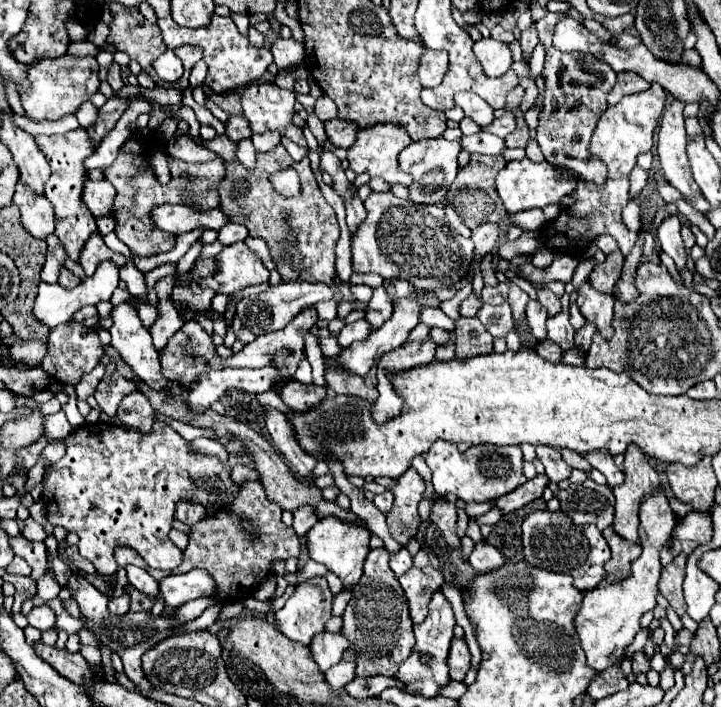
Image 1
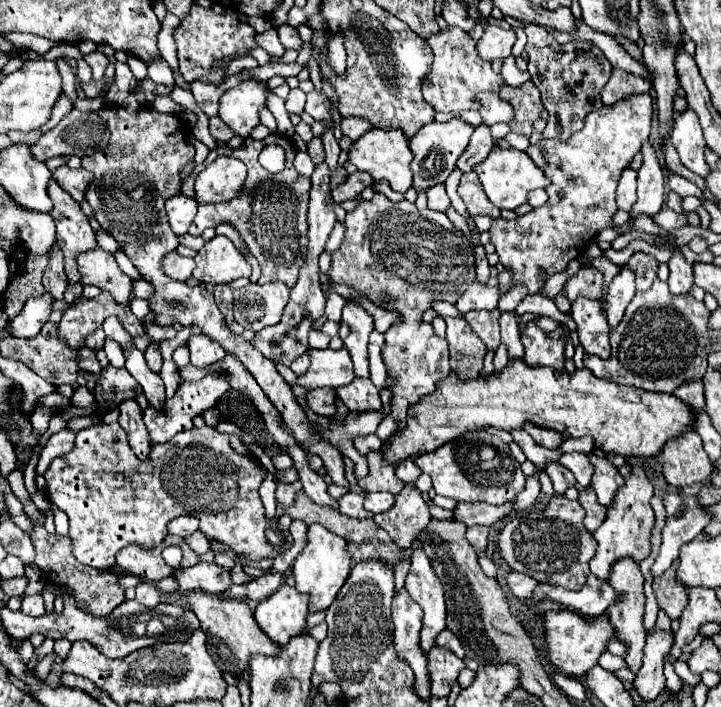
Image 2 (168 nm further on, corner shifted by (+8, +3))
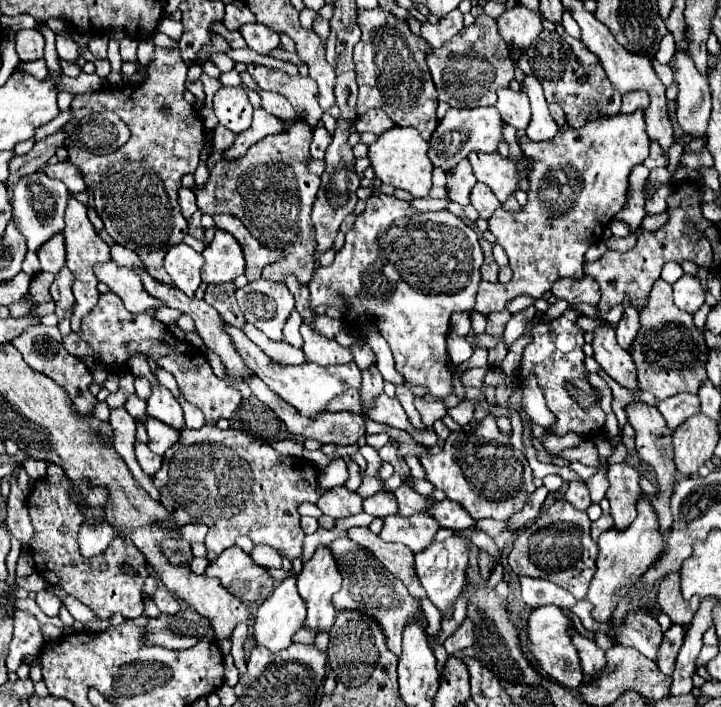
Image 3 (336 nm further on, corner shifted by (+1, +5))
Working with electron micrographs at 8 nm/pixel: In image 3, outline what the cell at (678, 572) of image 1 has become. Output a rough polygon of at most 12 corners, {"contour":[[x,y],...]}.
{"contour":[[679,574],[661,582],[657,604],[673,624],[689,626],[699,598],[685,600]]}

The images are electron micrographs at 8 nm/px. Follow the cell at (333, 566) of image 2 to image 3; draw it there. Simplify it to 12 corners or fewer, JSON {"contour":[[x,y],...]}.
{"contour":[[319,546],[297,576],[303,628],[319,634],[335,622],[331,596],[341,574]]}

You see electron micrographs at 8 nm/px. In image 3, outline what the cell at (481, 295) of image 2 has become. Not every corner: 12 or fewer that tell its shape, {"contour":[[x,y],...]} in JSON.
{"contour":[[643,112],[601,116],[529,156],[527,204],[487,222],[507,284],[475,310],[583,278],[649,154]]}

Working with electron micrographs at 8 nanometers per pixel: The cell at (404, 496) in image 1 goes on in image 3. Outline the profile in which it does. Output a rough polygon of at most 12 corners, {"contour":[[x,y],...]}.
{"contour":[[427,512],[391,514],[379,536],[421,552],[433,544],[439,522]]}

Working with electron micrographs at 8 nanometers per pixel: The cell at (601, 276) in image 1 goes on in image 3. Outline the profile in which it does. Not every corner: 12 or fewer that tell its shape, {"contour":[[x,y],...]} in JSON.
{"contour":[[561,278],[551,288],[553,296],[575,304],[599,302],[593,278]]}

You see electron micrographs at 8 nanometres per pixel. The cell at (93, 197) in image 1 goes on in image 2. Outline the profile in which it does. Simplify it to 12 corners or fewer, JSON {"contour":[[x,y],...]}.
{"contour":[[62,166],[54,180],[76,200],[82,202],[92,172]]}

